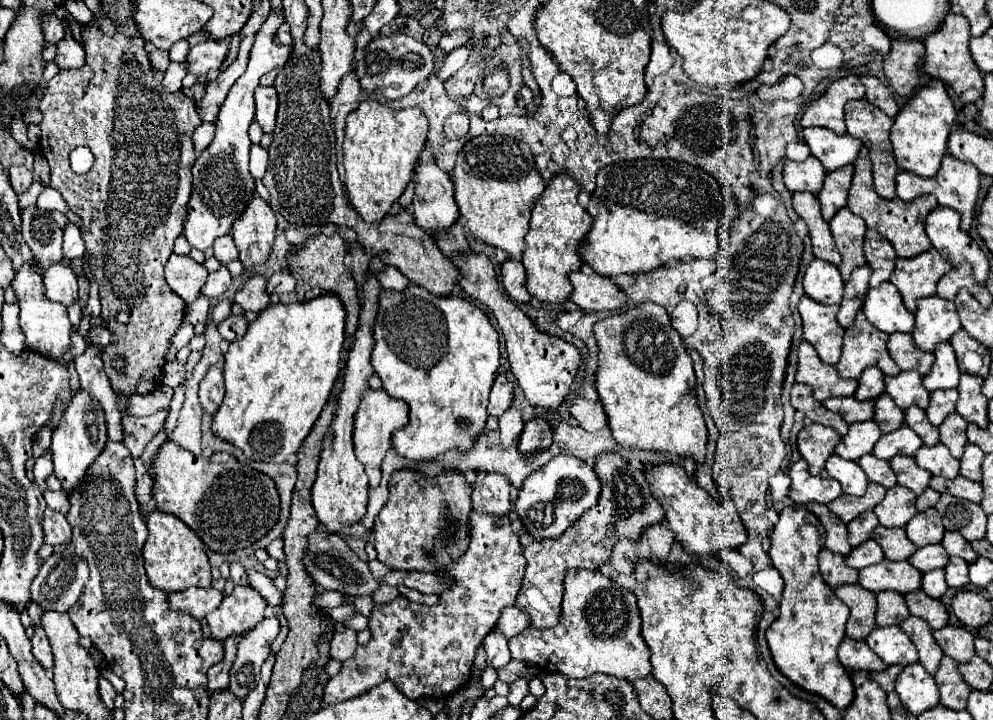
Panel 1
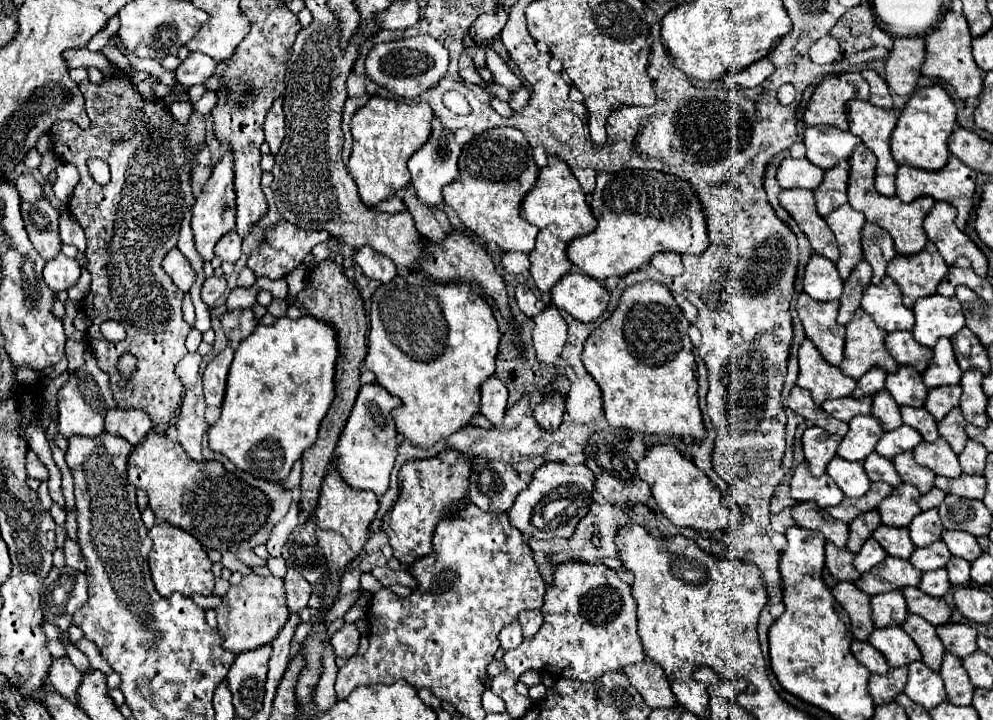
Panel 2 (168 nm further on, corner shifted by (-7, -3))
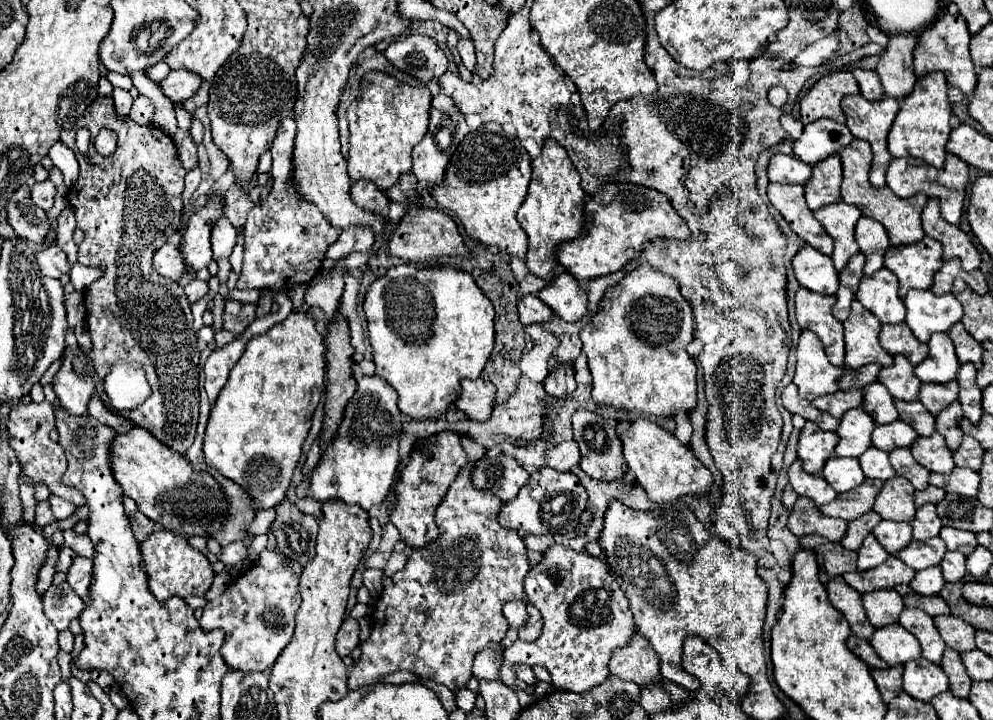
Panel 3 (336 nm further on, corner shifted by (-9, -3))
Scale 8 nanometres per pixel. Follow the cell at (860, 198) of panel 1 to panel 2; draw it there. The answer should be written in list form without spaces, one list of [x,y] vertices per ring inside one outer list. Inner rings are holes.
[[[860,144],[854,152],[852,152],[852,160],[850,160],[850,180],[848,180],[848,204],[854,210],[860,210],[868,222],[878,224],[880,228],[888,230],[890,236],[894,238],[896,244],[896,252],[898,254],[918,254],[926,248],[928,244],[928,236],[922,228],[924,218],[928,216],[928,212],[934,208],[936,200],[932,196],[922,196],[910,204],[904,204],[898,200],[898,196],[882,196],[876,192],[874,188],[874,174],[876,174],[876,156],[872,156],[872,152]]]

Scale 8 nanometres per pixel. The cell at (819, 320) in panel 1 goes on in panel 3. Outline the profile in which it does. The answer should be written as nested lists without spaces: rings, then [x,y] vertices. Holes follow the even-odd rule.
[[[800,288],[794,296],[796,320],[802,330],[812,330],[824,344],[826,356],[834,366],[844,366],[844,328],[832,316],[836,296],[822,296]]]

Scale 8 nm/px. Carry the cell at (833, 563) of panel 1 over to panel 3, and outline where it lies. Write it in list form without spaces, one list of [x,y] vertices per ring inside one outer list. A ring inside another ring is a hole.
[[[804,536],[800,538],[800,548],[812,550],[818,556],[820,566],[828,572],[828,576],[842,576],[846,572],[856,570],[856,552],[846,550],[838,542],[830,542],[822,536]]]

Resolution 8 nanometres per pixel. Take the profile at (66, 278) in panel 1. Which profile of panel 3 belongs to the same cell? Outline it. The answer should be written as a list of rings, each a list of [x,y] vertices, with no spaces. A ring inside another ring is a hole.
[[[50,246],[50,248],[38,250],[36,252],[36,262],[38,262],[44,276],[60,278],[62,274],[70,272],[70,266],[66,262],[66,254],[60,246]]]

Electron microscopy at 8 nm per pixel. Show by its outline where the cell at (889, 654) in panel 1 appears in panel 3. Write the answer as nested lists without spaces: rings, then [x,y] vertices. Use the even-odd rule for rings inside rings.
[[[888,624],[884,628],[878,628],[870,644],[888,666],[898,666],[920,656],[918,640],[900,624]]]

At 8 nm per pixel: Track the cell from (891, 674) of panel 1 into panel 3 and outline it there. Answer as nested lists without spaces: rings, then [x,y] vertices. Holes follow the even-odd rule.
[[[892,666],[892,668],[886,668],[886,670],[870,670],[880,694],[882,694],[882,700],[888,704],[894,696],[898,696],[902,692],[902,666]]]

